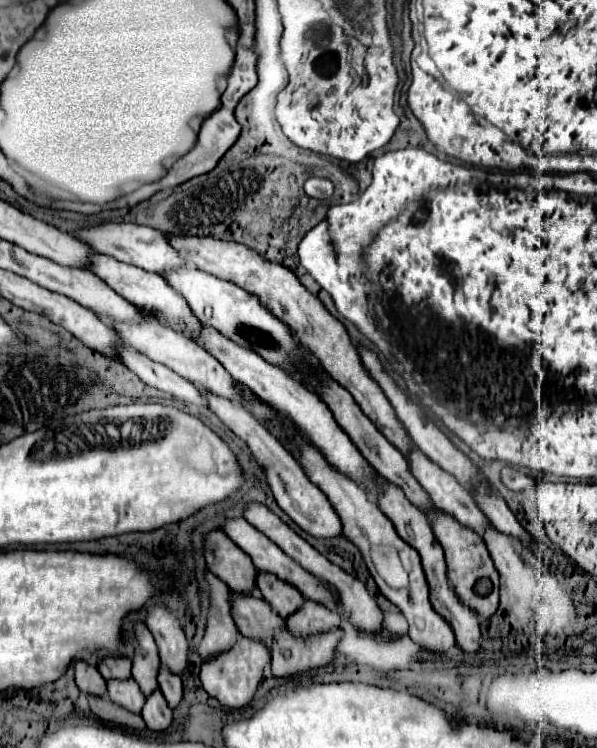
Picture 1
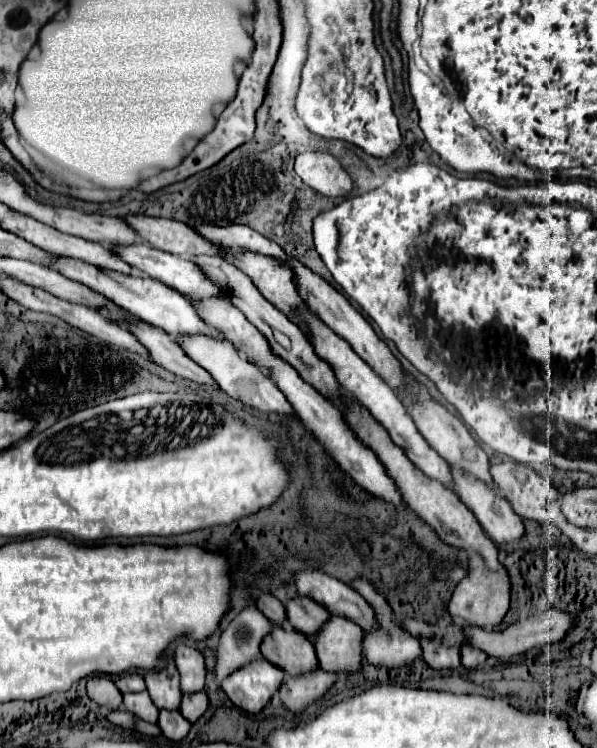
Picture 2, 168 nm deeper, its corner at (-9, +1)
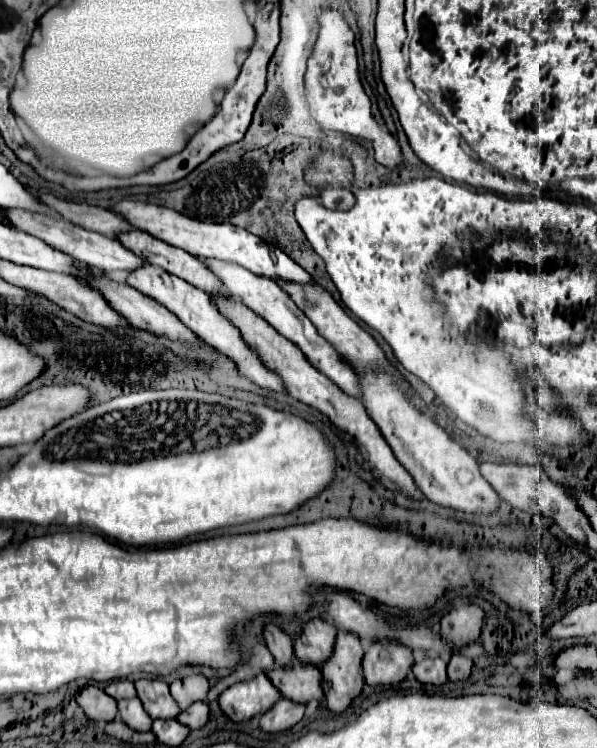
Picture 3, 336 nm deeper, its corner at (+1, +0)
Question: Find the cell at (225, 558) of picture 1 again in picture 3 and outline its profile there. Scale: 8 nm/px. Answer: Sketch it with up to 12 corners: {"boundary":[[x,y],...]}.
{"boundary":[[269,624],[265,642],[277,666],[293,664],[293,642]]}

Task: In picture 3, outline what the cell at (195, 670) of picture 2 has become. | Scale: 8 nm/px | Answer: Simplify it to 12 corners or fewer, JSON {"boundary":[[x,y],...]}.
{"boundary":[[189,674],[171,684],[171,696],[181,710],[207,700],[209,682]]}

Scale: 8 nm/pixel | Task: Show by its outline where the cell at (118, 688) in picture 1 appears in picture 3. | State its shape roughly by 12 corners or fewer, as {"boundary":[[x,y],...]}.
{"boundary":[[139,698],[121,700],[119,718],[137,732],[151,730]]}

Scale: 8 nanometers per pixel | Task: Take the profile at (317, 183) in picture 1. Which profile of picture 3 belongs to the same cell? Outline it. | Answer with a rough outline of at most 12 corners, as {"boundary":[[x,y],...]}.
{"boundary":[[323,190],[321,202],[333,210],[349,210],[349,190]]}

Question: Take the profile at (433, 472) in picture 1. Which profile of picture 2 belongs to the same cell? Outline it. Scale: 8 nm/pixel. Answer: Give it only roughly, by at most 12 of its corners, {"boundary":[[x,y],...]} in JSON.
{"boundary":[[325,323],[311,345],[427,477],[453,489],[451,467],[399,397]]}

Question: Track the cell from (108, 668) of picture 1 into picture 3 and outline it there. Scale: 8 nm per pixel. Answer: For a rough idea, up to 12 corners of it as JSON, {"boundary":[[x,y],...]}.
{"boundary":[[113,680],[105,692],[115,698],[135,698],[135,686],[129,680]]}

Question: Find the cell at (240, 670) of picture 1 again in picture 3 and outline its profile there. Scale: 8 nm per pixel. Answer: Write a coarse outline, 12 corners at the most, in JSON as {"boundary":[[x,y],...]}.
{"boundary":[[267,674],[219,696],[233,722],[265,714],[281,698]]}

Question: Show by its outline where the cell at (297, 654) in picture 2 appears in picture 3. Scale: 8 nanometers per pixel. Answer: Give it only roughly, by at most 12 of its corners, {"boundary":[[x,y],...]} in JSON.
{"boundary":[[295,664],[269,680],[283,698],[323,702],[321,670]]}

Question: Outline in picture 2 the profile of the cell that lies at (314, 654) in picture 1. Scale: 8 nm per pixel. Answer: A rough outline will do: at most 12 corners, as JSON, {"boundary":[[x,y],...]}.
{"boundary":[[321,667],[289,675],[279,697],[291,711],[305,709],[337,679]]}

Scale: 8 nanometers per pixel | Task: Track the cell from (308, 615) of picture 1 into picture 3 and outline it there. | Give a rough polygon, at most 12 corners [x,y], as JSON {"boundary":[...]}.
{"boundary":[[339,634],[321,666],[327,708],[341,714],[363,690],[363,646]]}

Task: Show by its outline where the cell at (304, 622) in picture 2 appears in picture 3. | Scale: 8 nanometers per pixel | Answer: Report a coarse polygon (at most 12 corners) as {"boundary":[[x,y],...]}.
{"boundary":[[311,620],[295,640],[297,660],[321,668],[333,654],[337,632]]}

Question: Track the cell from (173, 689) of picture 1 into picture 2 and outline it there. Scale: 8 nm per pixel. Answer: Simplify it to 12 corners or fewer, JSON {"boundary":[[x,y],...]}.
{"boundary":[[185,693],[179,711],[197,721],[205,713],[207,695]]}

